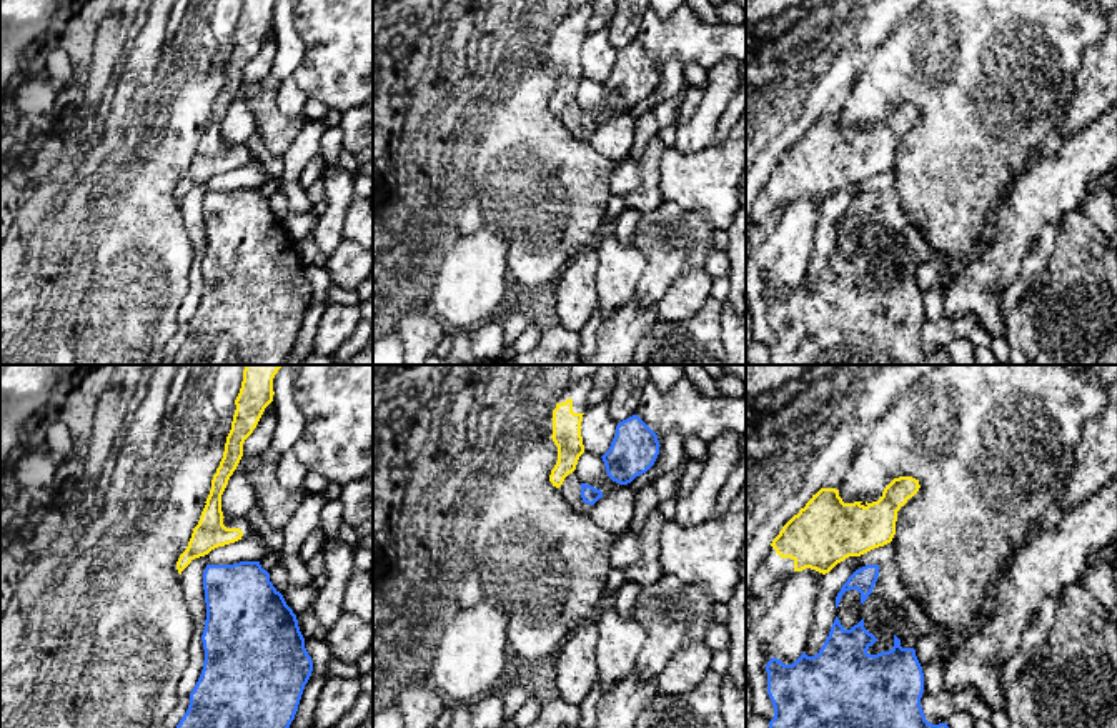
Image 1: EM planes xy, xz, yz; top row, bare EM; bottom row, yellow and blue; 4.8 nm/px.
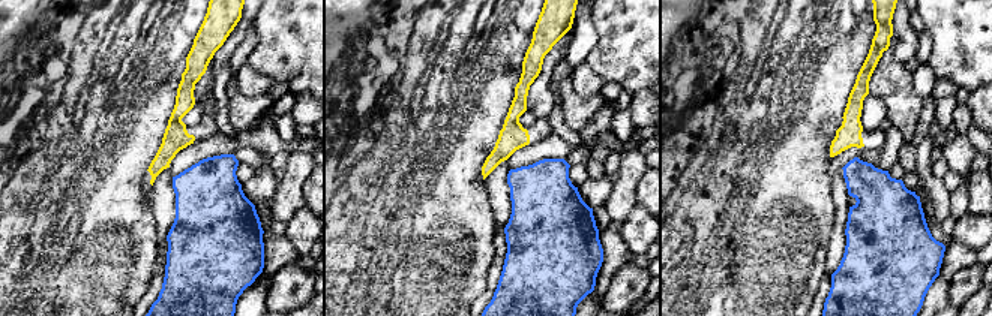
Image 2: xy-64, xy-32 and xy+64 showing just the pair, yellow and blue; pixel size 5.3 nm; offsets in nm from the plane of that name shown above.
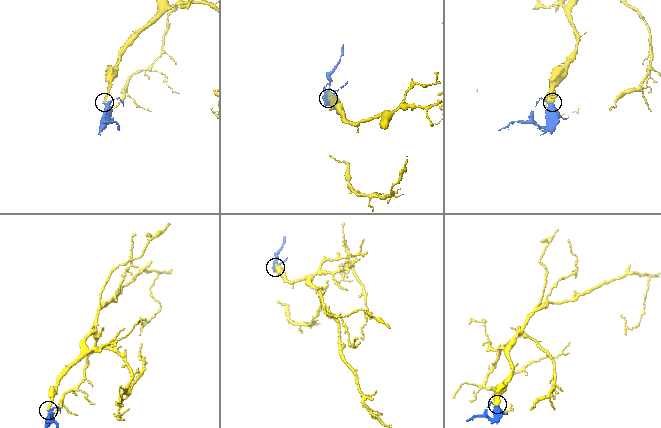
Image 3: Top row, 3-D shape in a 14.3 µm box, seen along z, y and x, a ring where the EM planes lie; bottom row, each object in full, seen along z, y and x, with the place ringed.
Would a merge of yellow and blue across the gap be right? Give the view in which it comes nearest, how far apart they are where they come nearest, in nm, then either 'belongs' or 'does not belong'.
xy | 50 nm | does not belong

